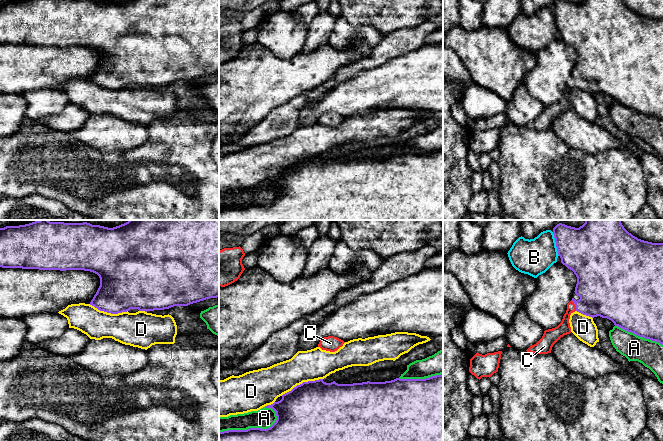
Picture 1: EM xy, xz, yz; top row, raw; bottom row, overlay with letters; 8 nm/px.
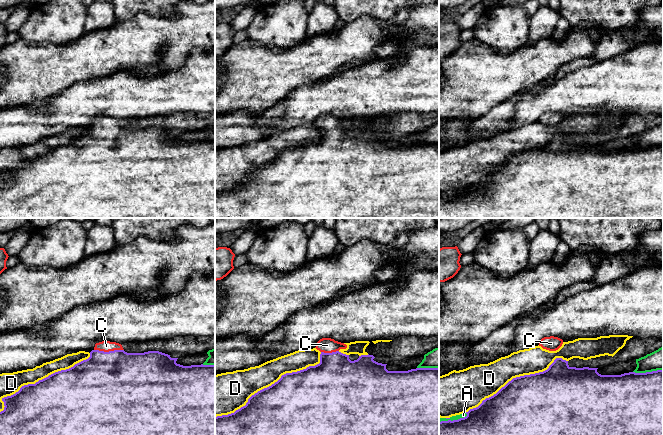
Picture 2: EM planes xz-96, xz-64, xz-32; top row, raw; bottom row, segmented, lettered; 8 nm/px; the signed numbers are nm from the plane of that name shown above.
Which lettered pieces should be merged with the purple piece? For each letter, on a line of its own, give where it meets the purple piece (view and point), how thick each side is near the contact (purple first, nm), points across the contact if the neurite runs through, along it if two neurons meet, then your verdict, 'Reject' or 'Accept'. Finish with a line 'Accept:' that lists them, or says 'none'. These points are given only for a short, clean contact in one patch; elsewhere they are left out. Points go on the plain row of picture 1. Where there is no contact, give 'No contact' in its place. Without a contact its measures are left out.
A: Touches purple at xz (251, 204). Thickness 300 nm (purple) against 160 nm. Reject
B: Touches purple at yz (556, 20). Thickness 380 nm (purple) against 300 nm. Reject
C: Touches purple at yz (575, 81). Thickness 380 nm (purple) against 100 nm. Path across: yz (603, 68), (590, 80), (575, 81), (568, 88), (563, 104). Accept
D: Touches purple at xz (302, 159). Thickness 500 nm (purple) against 260 nm. Reject
Accept: C

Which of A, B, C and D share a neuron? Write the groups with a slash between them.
A / B / C / D

